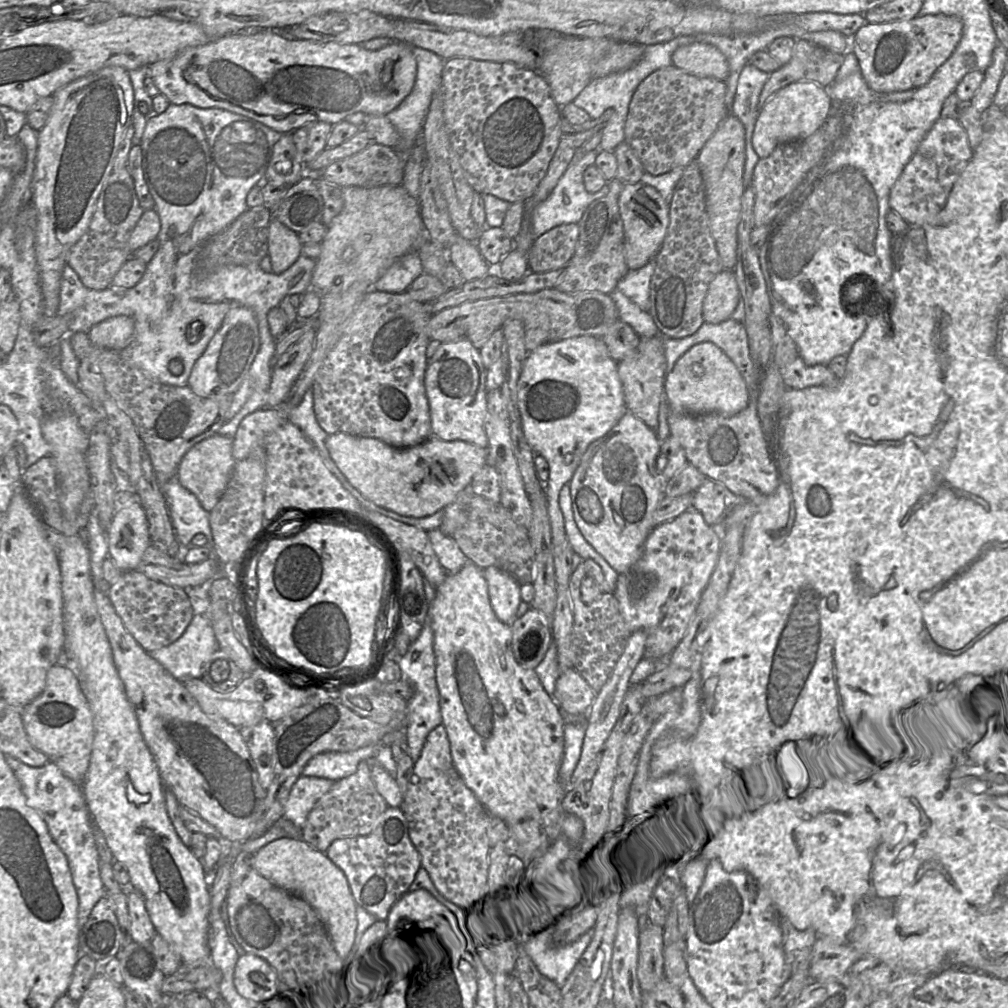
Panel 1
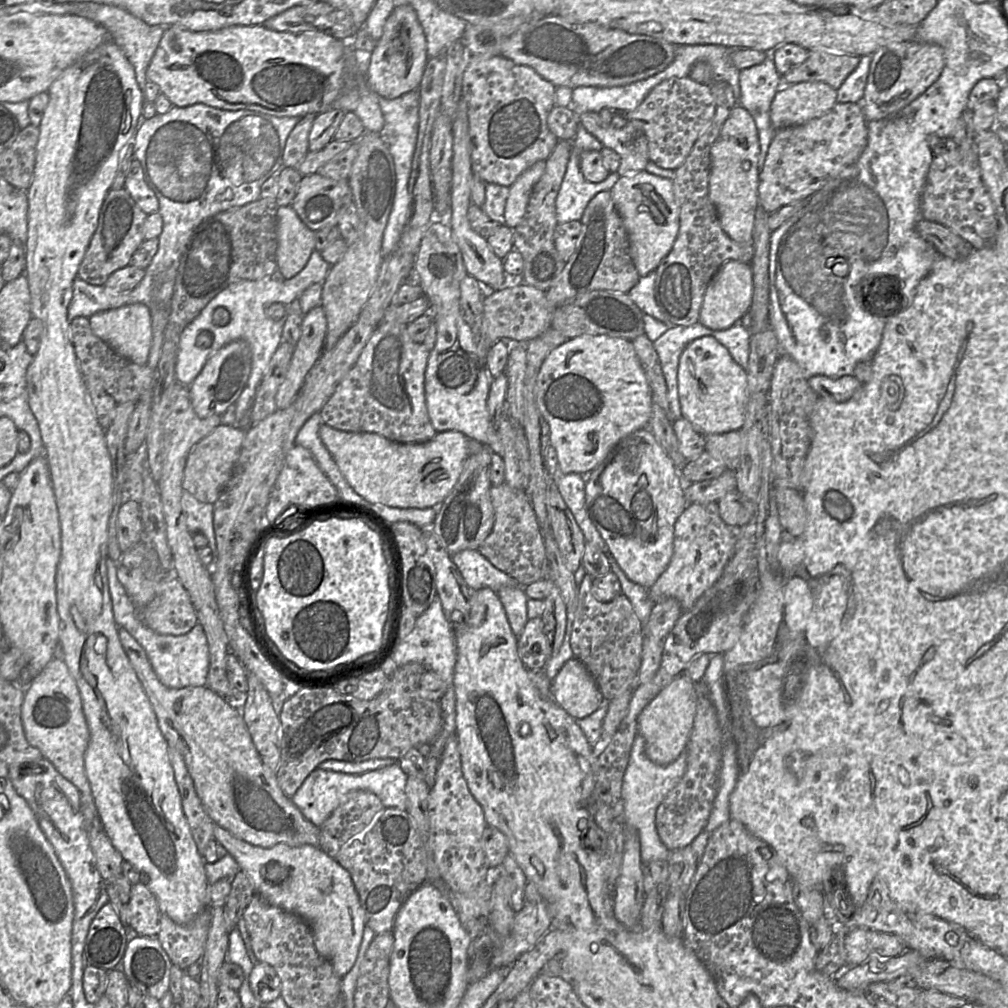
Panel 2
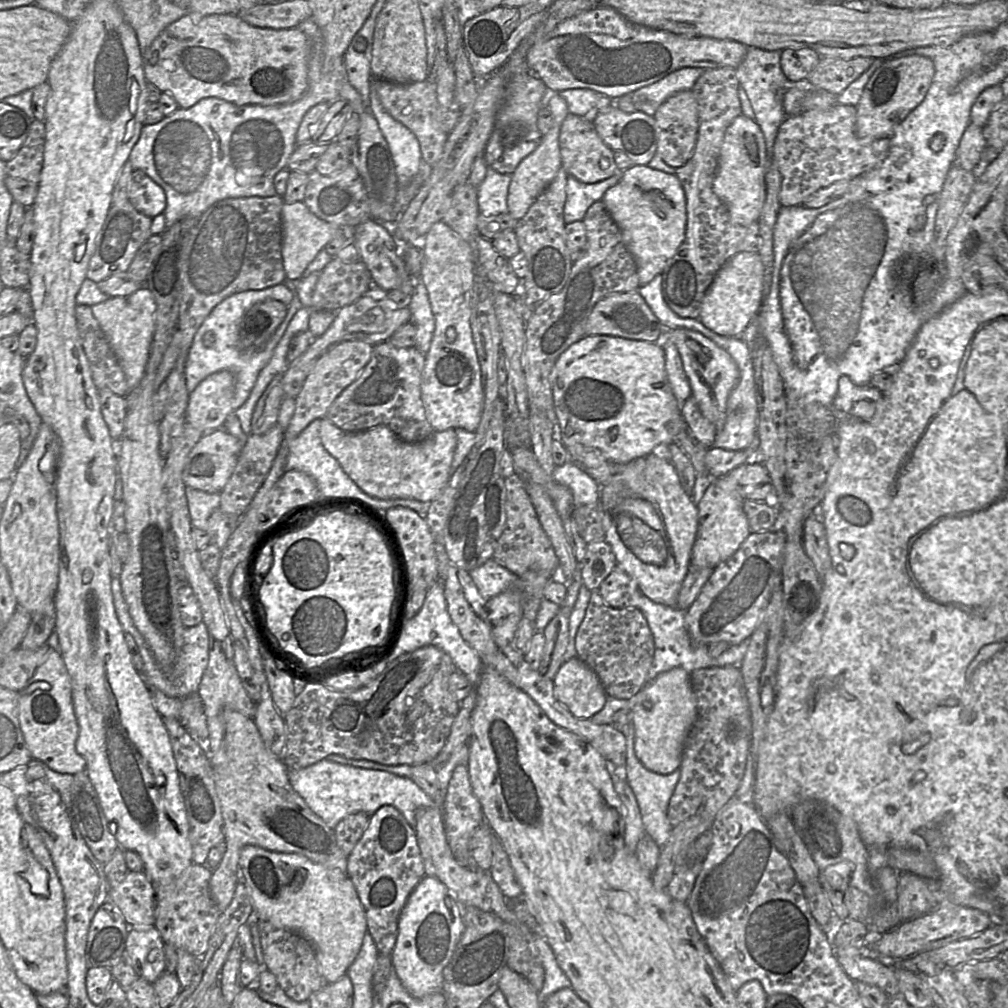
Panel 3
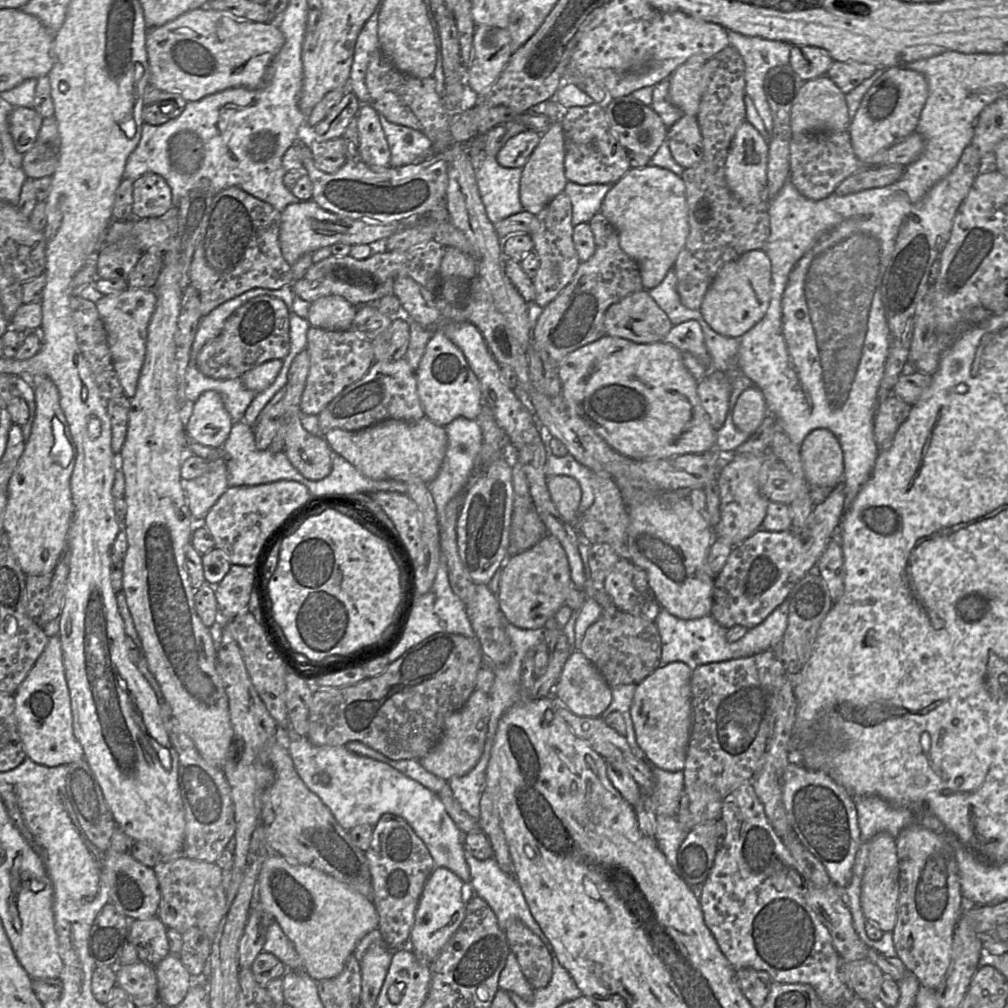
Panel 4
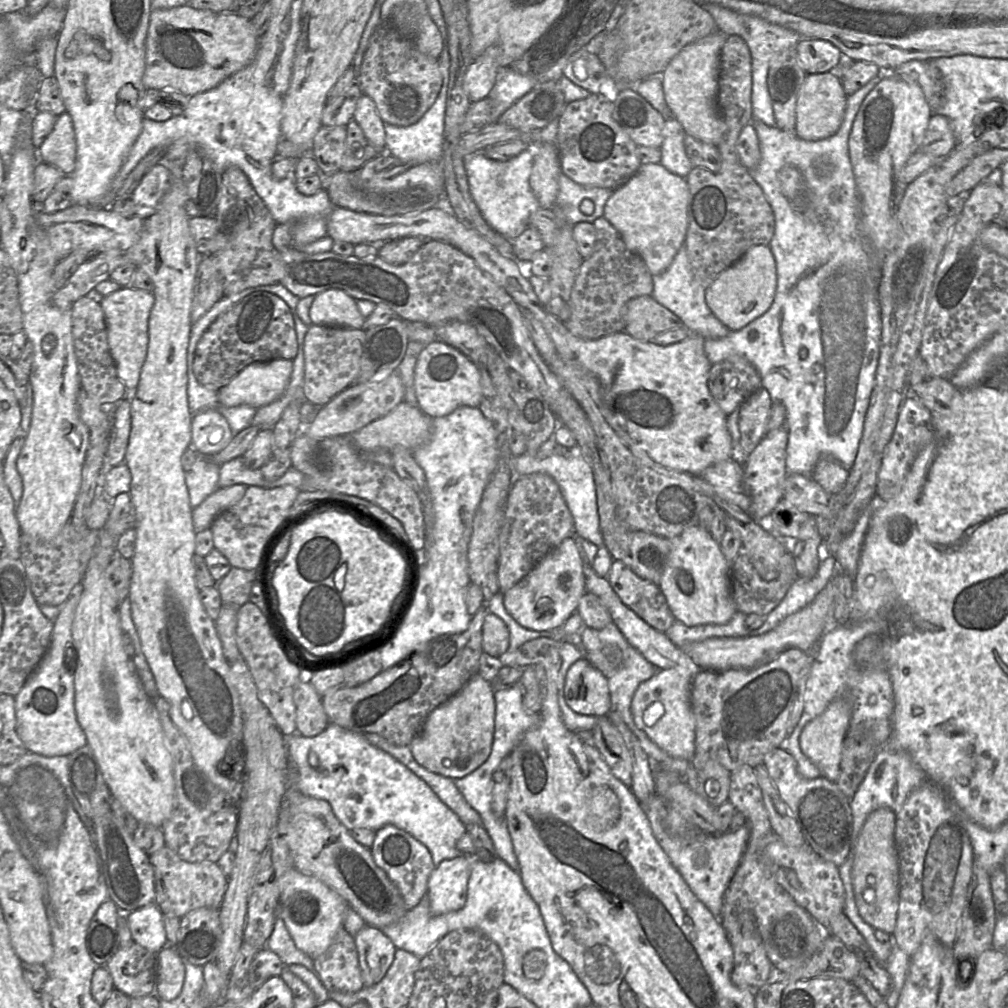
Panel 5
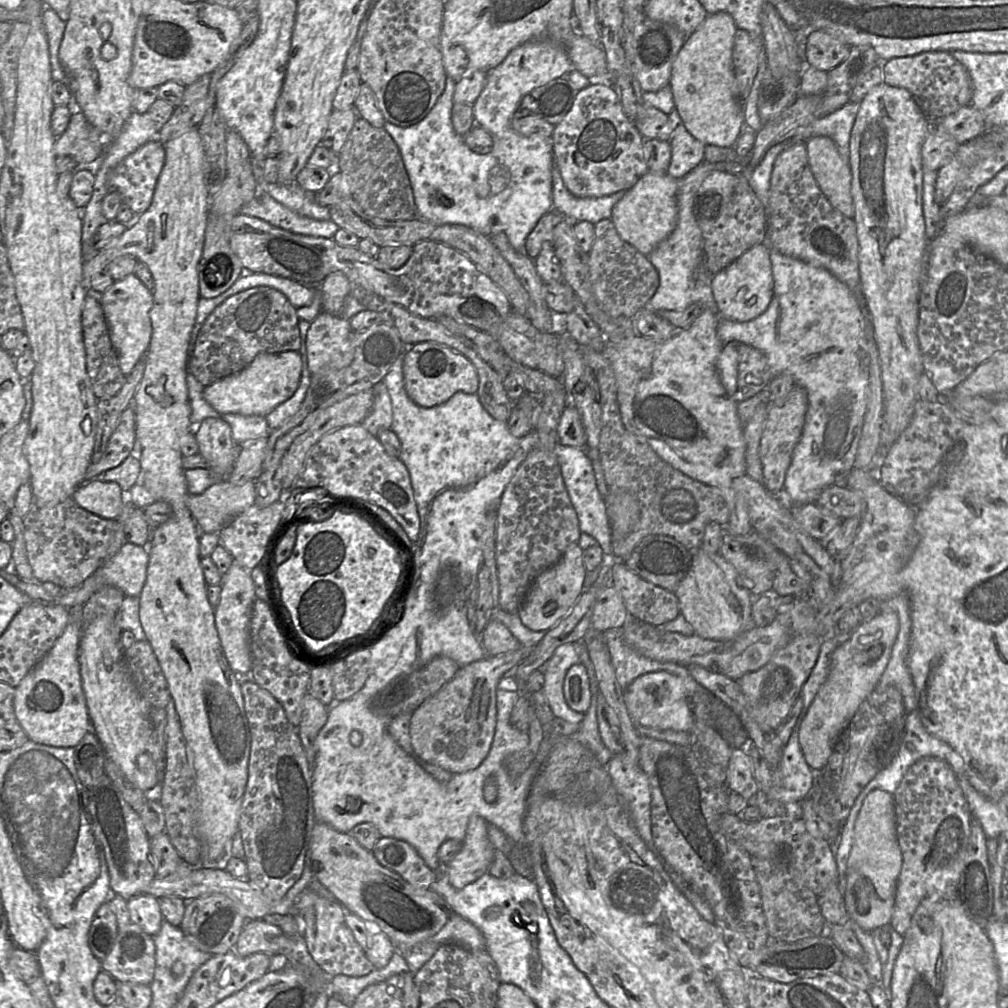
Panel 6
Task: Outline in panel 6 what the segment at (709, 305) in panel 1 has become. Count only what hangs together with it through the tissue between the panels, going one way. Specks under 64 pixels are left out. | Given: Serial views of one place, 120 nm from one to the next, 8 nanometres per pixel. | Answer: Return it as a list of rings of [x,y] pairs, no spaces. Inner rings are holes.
[[[756,245],[712,279],[712,293],[721,319],[750,321],[766,311],[774,295],[774,279],[769,249]]]

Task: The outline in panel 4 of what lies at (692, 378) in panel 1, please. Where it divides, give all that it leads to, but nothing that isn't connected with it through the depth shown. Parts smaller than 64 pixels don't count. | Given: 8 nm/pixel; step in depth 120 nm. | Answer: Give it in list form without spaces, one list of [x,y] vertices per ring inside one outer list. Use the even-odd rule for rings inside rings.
[[[690,320],[673,326],[661,342],[690,353],[703,365],[710,367],[711,357],[698,322]]]

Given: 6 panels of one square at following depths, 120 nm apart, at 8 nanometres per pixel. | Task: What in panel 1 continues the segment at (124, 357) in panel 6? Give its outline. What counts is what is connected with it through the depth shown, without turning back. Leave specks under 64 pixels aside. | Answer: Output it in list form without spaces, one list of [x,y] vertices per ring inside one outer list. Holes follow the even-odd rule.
[[[126,315],[107,318],[95,324],[88,332],[91,342],[102,348],[121,351],[133,339],[134,320]]]

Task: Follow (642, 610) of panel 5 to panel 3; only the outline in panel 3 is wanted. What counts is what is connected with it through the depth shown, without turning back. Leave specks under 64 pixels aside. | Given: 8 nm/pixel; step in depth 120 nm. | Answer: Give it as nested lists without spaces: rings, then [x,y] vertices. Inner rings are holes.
[[[617,565],[601,583],[598,592],[613,608],[639,609],[639,600],[644,595],[637,582]]]

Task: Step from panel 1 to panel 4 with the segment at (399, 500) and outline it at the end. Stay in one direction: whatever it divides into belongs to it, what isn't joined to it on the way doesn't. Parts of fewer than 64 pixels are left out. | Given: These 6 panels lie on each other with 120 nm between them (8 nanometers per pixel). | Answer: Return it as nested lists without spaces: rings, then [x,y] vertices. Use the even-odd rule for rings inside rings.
[[[424,416],[415,421],[386,419],[361,430],[332,429],[323,437],[336,454],[373,480],[430,483],[443,463],[448,436],[445,427]]]

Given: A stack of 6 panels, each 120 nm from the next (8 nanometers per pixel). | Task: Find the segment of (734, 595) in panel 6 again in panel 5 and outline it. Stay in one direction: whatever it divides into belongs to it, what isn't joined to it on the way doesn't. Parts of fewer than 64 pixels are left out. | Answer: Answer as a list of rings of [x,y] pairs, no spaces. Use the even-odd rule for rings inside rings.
[[[700,525],[667,539],[670,551],[658,586],[675,619],[687,626],[727,623],[737,608],[732,597],[731,563],[723,555],[719,544]]]

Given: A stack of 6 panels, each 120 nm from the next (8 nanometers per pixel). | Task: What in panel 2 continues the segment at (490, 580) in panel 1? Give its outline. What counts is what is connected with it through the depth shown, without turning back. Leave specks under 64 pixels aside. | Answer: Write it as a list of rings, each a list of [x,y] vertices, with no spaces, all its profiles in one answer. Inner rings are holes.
[[[505,586],[497,592],[506,611],[511,629],[517,638],[522,634],[529,620],[527,616],[528,597],[524,587],[526,586]]]

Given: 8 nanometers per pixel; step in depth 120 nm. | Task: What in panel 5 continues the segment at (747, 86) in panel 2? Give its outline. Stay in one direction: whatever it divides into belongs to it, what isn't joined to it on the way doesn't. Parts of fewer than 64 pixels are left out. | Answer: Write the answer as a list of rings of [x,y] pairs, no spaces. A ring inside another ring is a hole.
[[[705,4],[702,6],[714,19],[718,31],[721,31],[726,36],[737,35],[747,43],[752,58],[751,102],[753,119],[759,120],[767,126],[775,127],[776,120],[767,83],[770,63],[775,54],[785,50],[796,49],[802,37],[791,29],[768,22],[757,16],[741,14],[716,4]]]

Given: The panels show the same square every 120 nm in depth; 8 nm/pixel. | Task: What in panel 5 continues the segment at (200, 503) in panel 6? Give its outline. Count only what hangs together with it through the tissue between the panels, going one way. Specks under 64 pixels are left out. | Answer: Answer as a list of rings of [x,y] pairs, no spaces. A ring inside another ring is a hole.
[[[235,484],[219,487],[209,495],[200,505],[192,509],[192,521],[196,533],[210,529],[215,518],[224,510],[240,501],[246,490],[246,485]]]

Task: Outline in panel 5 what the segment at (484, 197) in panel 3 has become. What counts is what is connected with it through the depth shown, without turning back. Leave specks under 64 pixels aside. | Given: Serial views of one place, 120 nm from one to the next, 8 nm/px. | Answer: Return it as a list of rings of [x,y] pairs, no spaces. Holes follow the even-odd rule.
[[[528,148],[508,161],[489,159],[484,153],[464,158],[471,196],[489,225],[504,237],[514,240],[529,227],[530,215],[540,208],[530,184],[534,149]]]

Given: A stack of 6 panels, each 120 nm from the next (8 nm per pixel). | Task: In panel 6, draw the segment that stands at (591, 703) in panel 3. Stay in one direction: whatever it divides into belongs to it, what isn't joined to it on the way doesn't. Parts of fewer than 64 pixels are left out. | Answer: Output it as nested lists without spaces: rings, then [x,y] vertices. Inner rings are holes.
[[[582,664],[572,666],[564,680],[564,698],[568,706],[585,714],[593,700],[586,668]]]

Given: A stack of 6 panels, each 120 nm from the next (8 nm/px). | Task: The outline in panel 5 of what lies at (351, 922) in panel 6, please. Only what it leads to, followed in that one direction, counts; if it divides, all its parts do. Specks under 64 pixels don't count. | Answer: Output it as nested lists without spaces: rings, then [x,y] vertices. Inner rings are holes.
[[[365,925],[354,937],[365,987],[380,982],[393,963],[396,947],[381,929]]]

